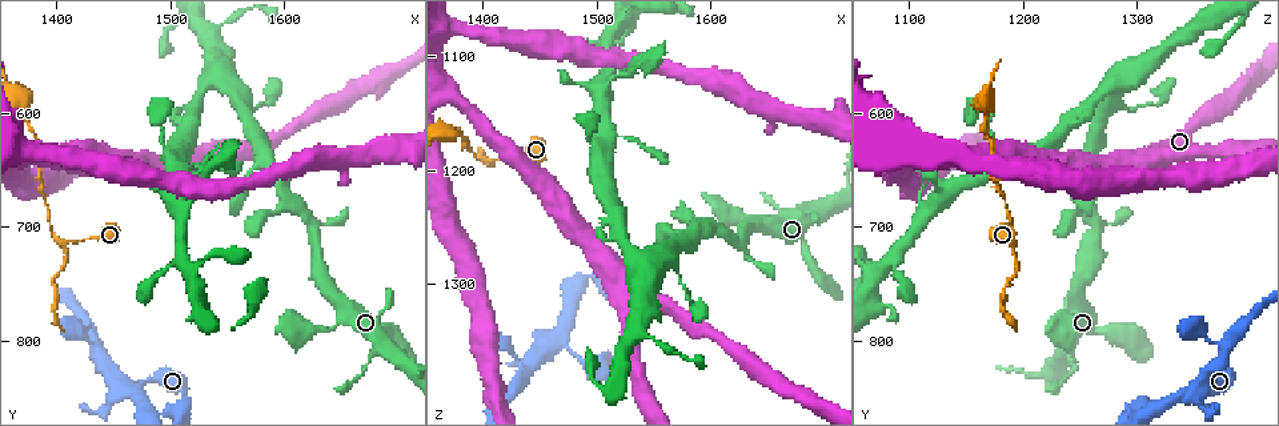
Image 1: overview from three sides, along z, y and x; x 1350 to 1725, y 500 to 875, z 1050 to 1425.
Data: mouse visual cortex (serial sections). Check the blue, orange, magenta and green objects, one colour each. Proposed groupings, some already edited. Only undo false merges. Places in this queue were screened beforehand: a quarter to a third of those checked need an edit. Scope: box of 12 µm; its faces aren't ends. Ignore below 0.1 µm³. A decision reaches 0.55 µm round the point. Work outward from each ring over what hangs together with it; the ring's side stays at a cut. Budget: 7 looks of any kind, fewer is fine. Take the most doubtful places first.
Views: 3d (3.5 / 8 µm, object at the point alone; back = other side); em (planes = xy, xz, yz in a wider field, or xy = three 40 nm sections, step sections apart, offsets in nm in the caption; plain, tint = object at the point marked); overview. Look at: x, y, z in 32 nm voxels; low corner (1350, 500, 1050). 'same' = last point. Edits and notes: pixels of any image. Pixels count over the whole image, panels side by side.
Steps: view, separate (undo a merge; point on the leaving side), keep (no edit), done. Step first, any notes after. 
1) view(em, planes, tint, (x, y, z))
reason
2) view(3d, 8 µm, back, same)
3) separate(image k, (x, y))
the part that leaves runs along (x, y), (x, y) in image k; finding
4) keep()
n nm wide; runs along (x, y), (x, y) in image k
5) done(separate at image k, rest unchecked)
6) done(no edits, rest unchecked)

view(3d, 3.5 µm, (1392, 694, 1190))

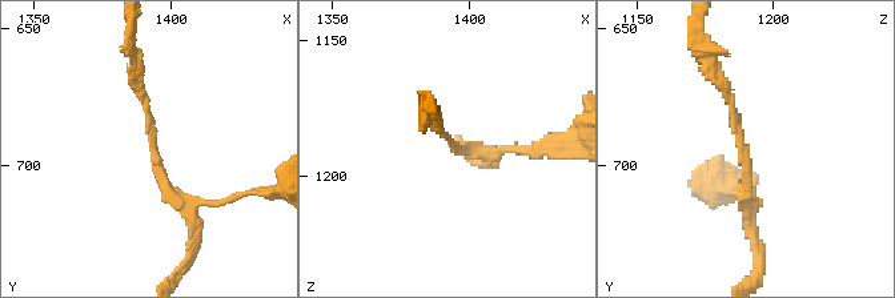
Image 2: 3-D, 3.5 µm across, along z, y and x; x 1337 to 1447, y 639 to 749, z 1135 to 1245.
view(em, xy, step 5, tint, (1393, 690, 1189))
arms of 150, 150 nm; need the tissue

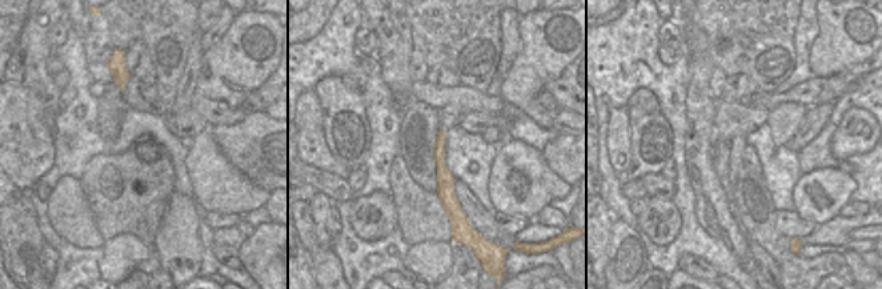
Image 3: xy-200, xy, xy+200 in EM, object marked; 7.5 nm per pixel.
view(em, planes, tint, same)

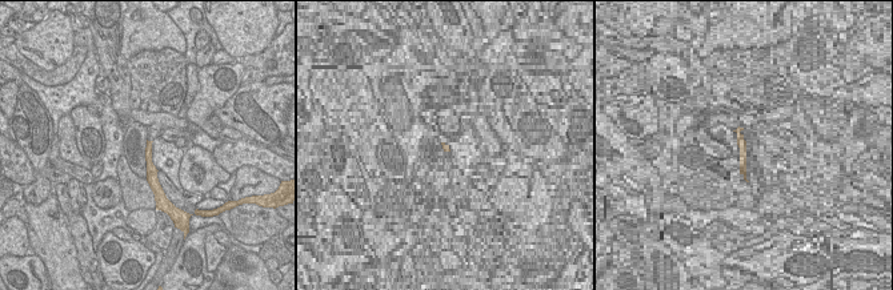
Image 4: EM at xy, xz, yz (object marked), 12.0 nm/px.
keep()
runs along (148, 149), (151, 177), (157, 190) in image 4; one cell here

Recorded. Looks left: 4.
view(3d, 3.5 µm, (1466, 840, 1350))
two arms in line, one across

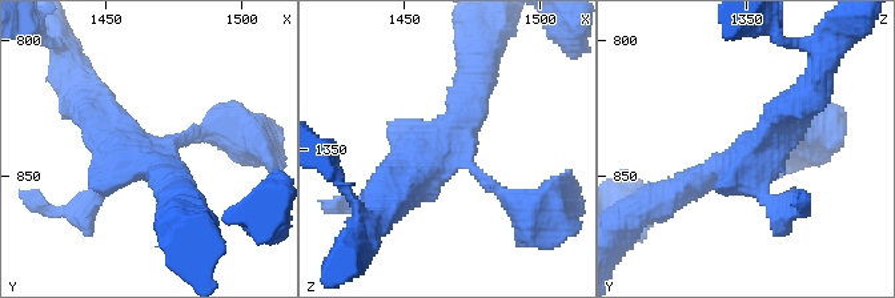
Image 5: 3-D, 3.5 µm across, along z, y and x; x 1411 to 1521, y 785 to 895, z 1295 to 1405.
view(em, xy, step 3, tint, (1466, 842, 1353))
shape alone is not enough

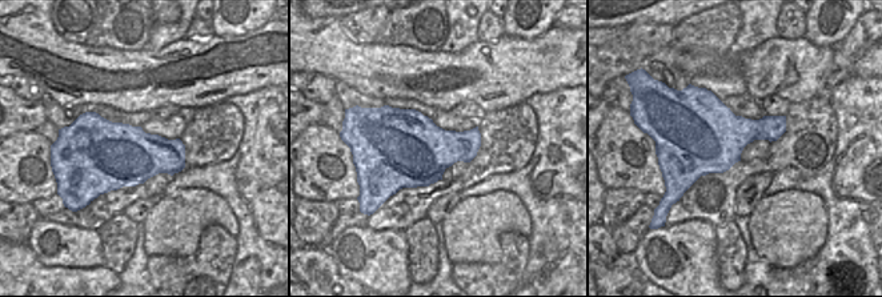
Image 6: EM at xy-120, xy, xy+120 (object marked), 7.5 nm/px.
view(em, planes, tint, same)

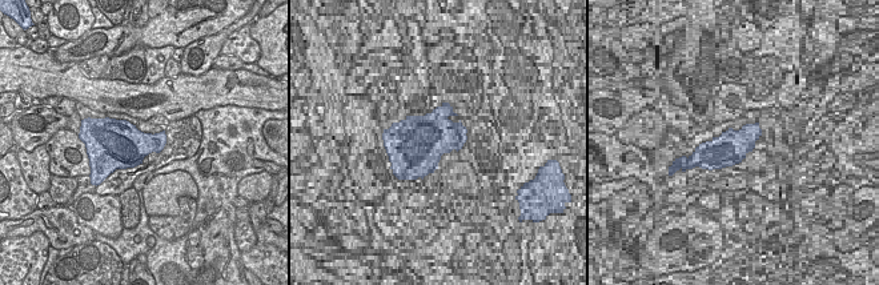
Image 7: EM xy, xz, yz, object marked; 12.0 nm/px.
keep()
runs along (219, 128), (133, 152), (92, 103) in image 5; all the same cell

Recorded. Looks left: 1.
done(no edits, rest unchecked)

